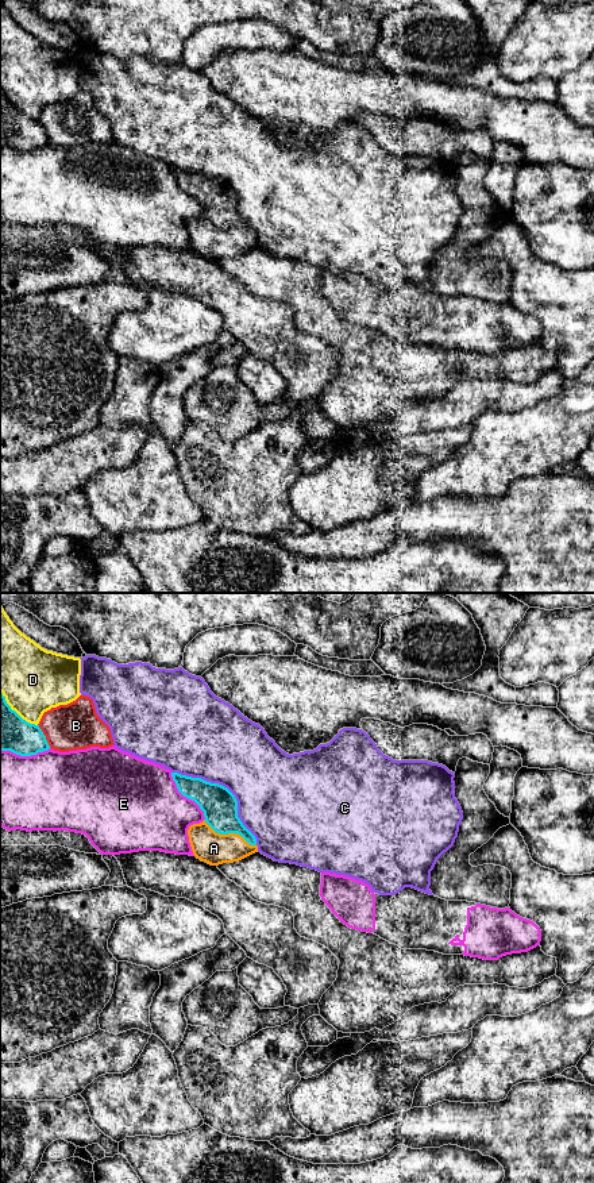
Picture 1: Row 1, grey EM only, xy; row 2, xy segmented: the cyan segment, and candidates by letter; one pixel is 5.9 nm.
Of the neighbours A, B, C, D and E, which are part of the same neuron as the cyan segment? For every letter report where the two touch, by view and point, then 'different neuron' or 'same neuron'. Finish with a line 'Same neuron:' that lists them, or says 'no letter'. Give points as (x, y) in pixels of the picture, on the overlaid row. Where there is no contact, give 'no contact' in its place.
A: meets cyan in xy at (230, 832); same neuron
B: meets cyan in xy at (45, 736); different neuron
C: meets cyan in xy at (227, 789); different neuron
D: meets cyan in xy at (14, 711); different neuron
E: meets cyan in xy at (186, 797); different neuron
Same neuron: A

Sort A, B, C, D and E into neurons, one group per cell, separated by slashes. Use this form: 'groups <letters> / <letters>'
groups A / B / C / D / E

